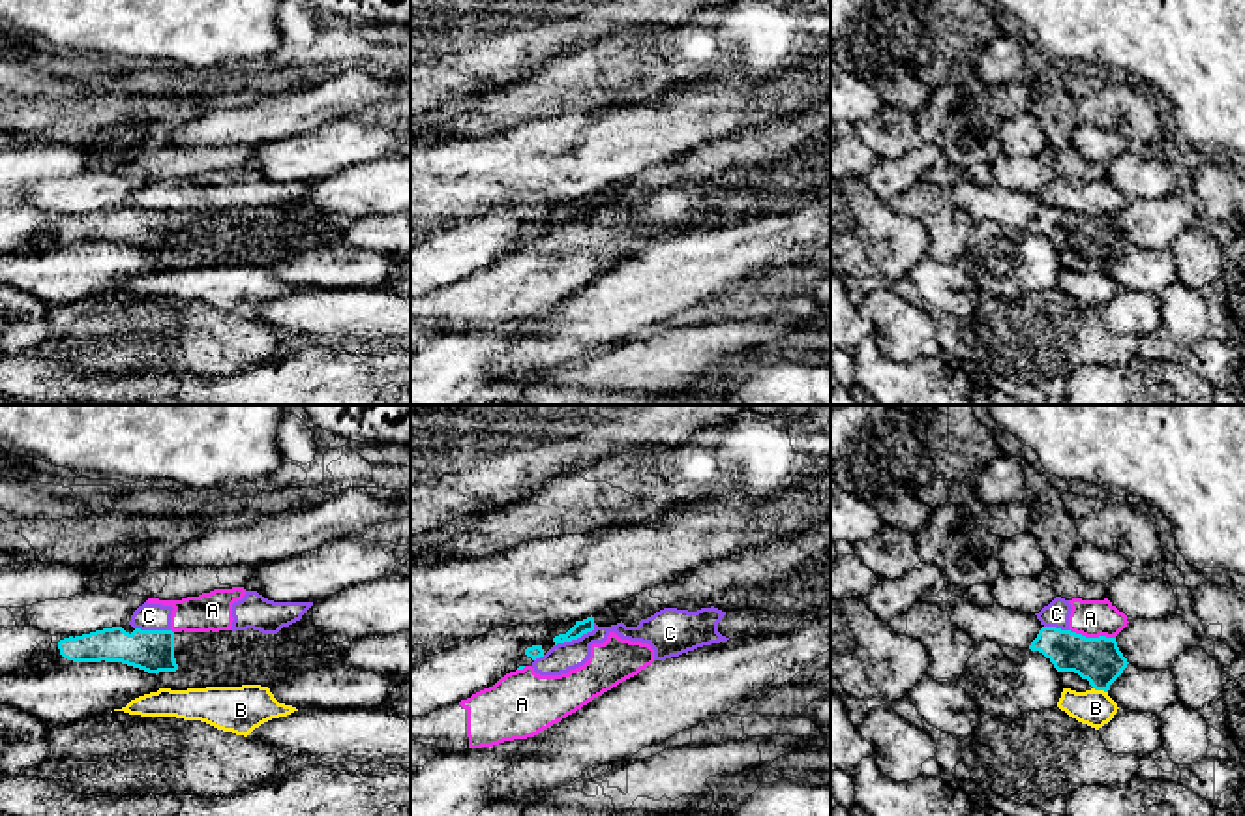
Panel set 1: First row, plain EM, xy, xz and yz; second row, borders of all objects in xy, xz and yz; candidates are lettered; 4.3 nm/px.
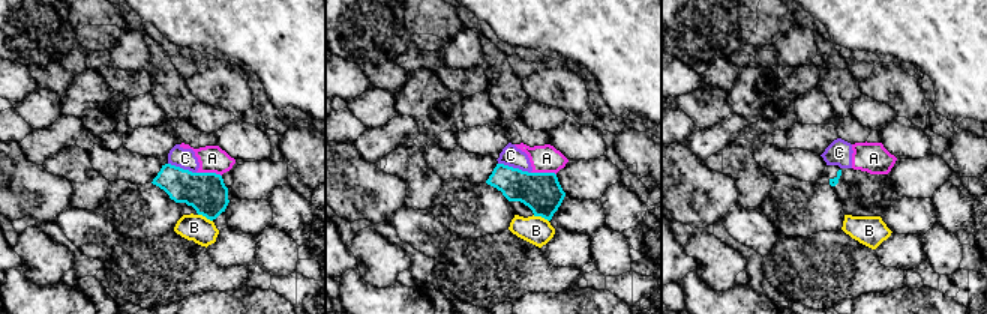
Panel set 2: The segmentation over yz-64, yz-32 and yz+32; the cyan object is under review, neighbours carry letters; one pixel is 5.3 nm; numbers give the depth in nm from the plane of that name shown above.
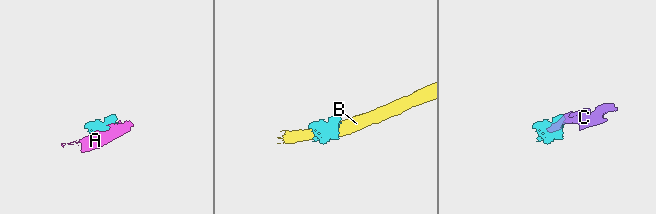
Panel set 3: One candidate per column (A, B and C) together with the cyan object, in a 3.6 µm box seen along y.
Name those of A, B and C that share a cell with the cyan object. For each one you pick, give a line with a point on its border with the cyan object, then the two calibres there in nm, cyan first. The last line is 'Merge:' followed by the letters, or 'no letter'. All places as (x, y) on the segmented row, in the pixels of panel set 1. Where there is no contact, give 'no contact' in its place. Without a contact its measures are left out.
Merge: no letter

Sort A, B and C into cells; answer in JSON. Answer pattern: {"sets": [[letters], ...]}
{"sets": [["A", "C"], ["B"]]}

